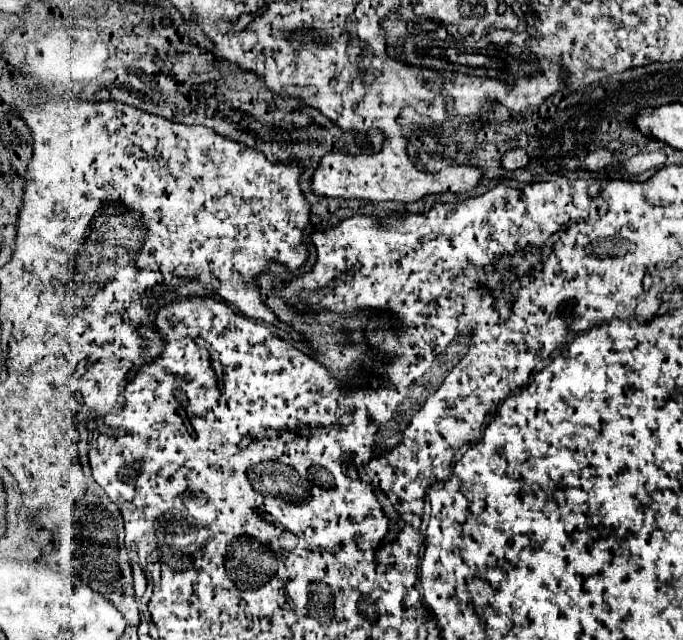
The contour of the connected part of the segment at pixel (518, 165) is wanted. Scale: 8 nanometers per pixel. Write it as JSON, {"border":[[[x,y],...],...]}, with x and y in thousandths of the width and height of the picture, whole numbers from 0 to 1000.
{"border":[[[748,233],[736,242],[736,264],[739,267],[766,264],[772,255],[775,255],[775,242],[769,239],[769,233]]]}

